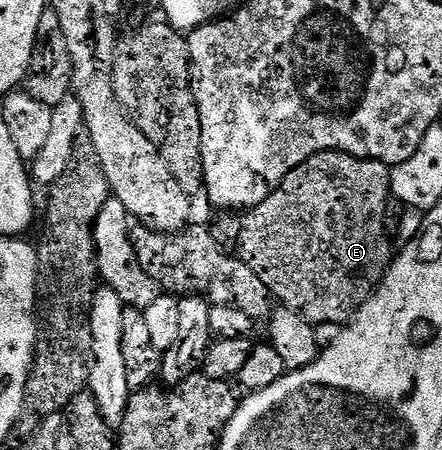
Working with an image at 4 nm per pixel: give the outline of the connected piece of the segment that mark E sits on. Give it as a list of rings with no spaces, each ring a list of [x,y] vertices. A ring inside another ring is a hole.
[[[316,153],[311,159],[299,163],[299,167],[295,167],[288,173],[283,179],[283,183],[279,183],[277,190],[271,195],[267,195],[267,199],[263,199],[263,203],[259,203],[244,214],[242,237],[239,239],[236,256],[240,257],[243,263],[247,263],[247,267],[251,267],[251,271],[255,271],[255,275],[259,275],[259,279],[263,279],[269,292],[284,308],[295,311],[310,325],[333,323],[344,326],[353,320],[353,316],[360,311],[366,299],[376,293],[377,286],[380,285],[382,279],[385,278],[386,271],[389,270],[389,262],[395,256],[391,229],[385,226],[385,216],[389,213],[389,201],[391,202],[390,172],[390,166],[383,164],[382,161],[372,161],[366,157],[352,157],[346,153]]]

